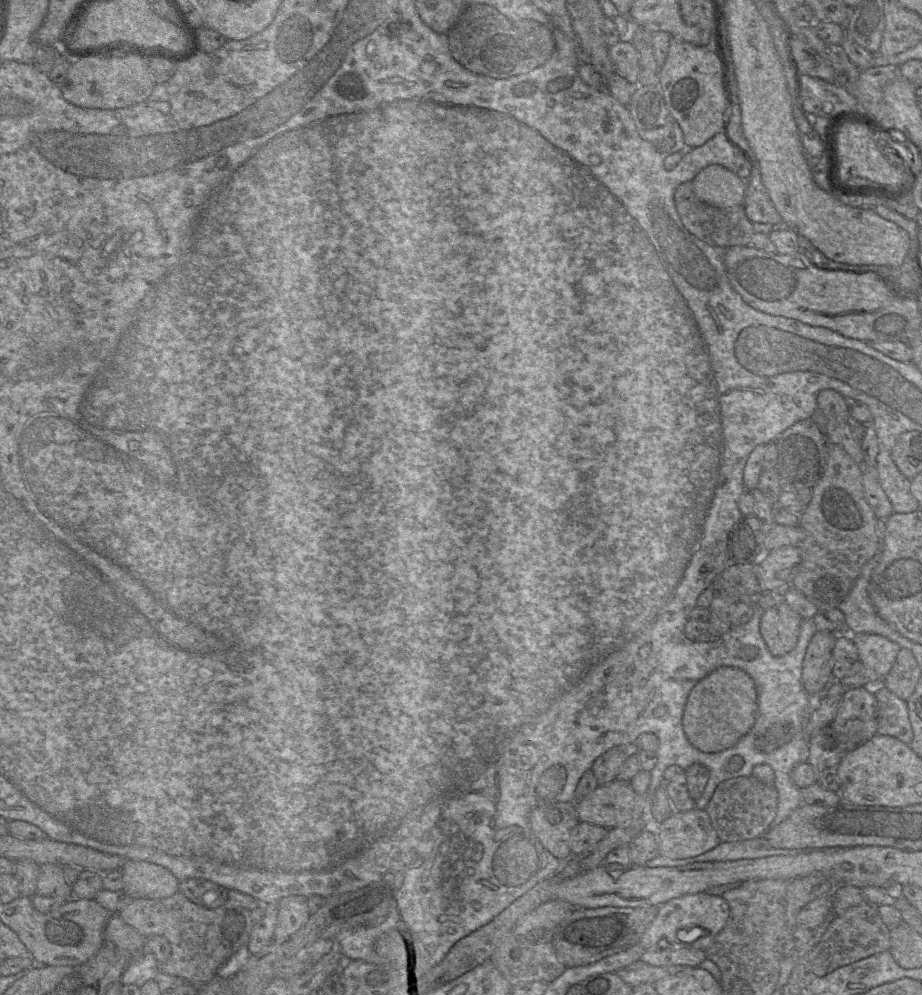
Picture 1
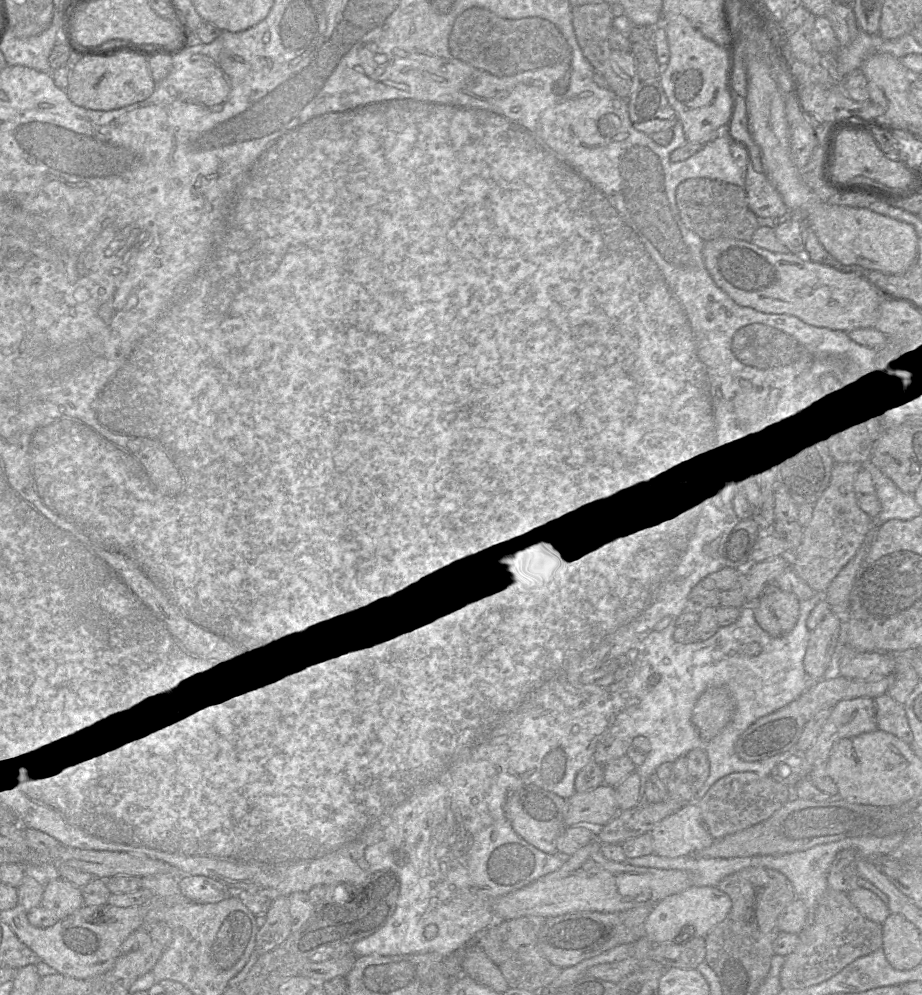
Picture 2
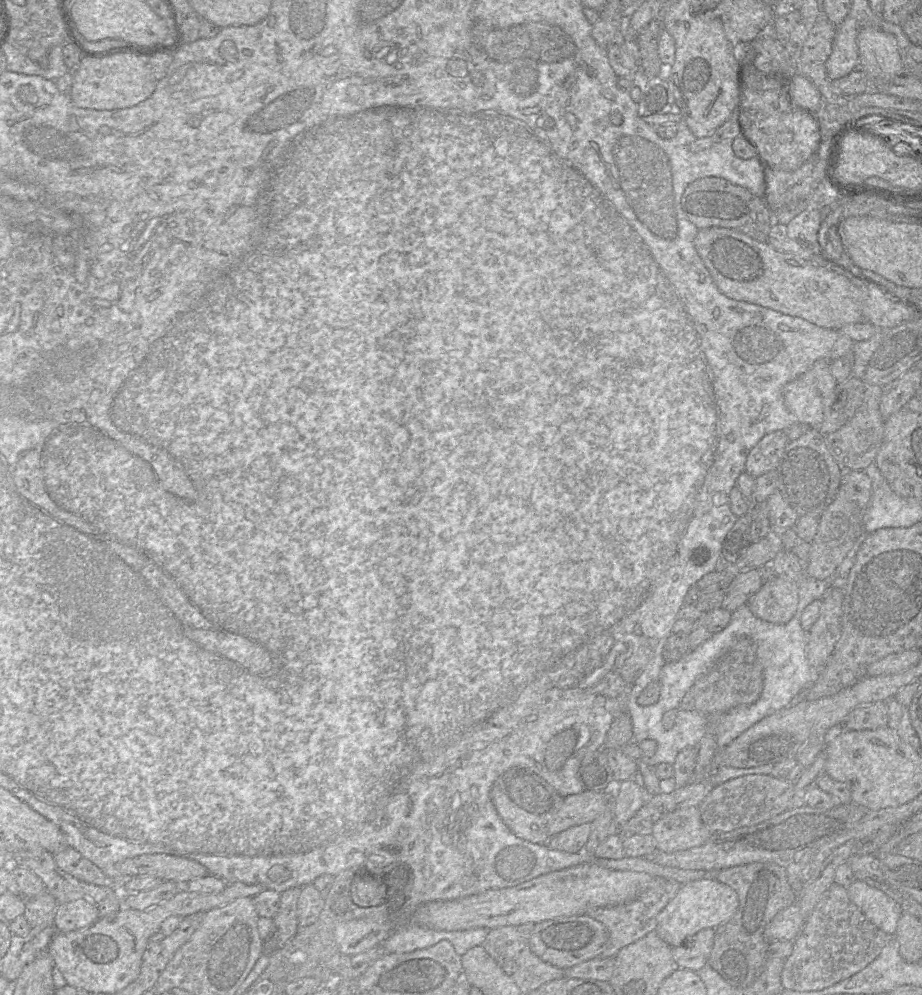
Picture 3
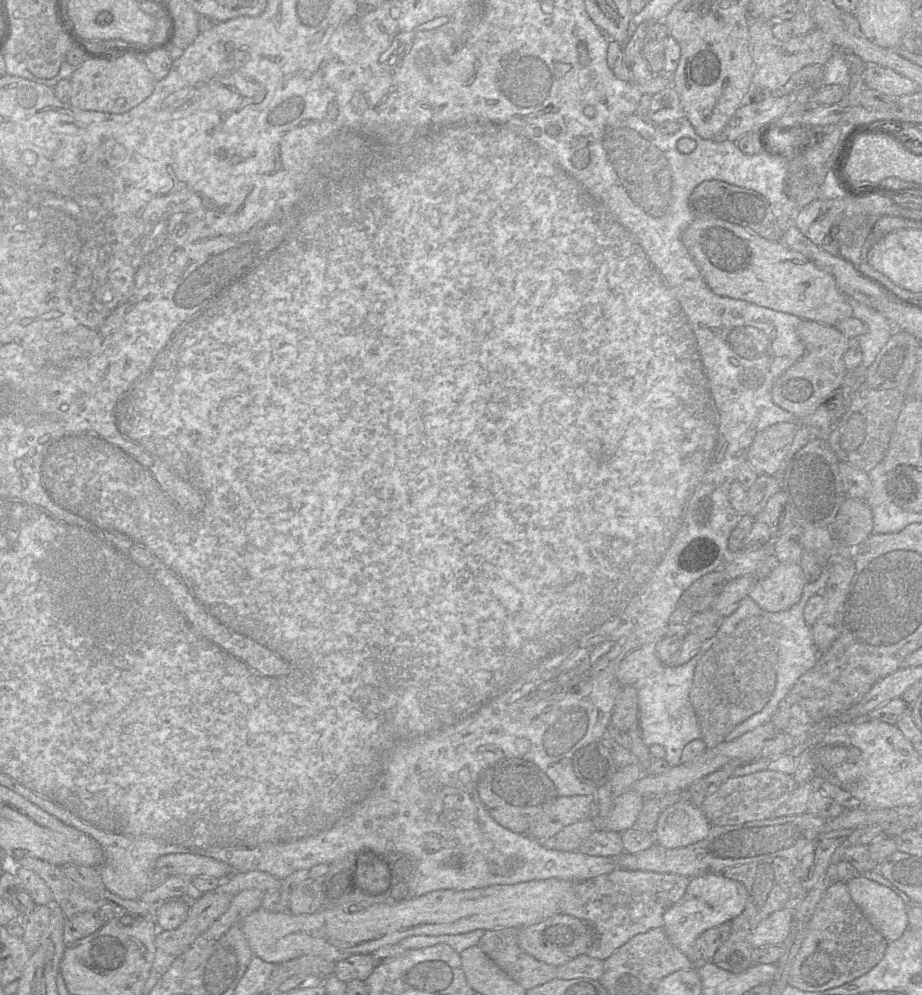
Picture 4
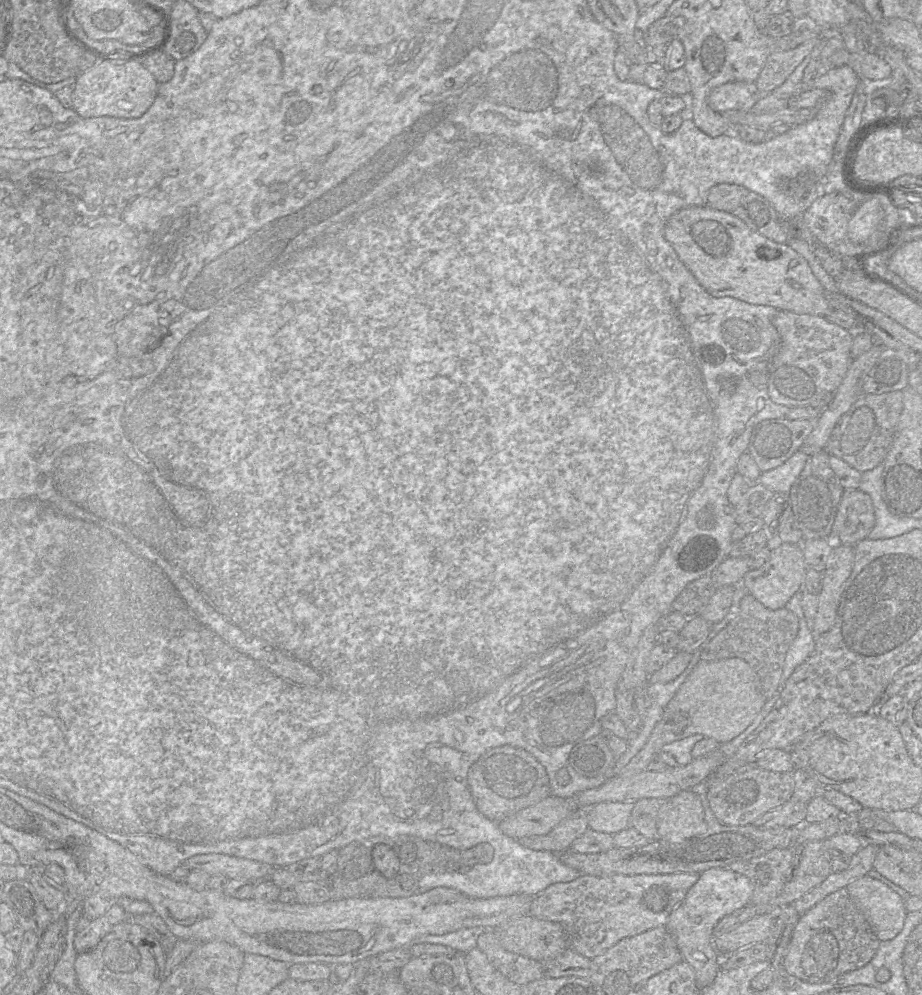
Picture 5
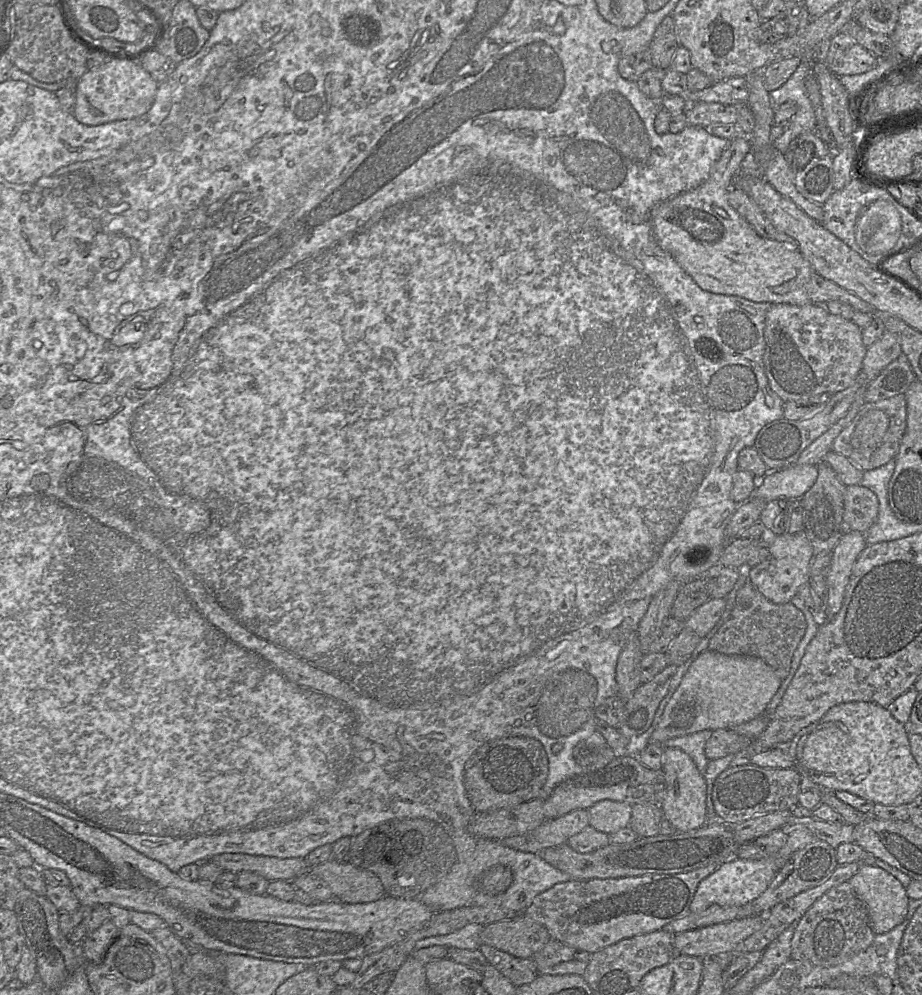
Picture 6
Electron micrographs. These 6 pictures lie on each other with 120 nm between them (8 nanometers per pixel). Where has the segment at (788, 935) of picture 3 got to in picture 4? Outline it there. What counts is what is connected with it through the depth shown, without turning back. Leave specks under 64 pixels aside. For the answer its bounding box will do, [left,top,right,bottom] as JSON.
[750,907,793,945]

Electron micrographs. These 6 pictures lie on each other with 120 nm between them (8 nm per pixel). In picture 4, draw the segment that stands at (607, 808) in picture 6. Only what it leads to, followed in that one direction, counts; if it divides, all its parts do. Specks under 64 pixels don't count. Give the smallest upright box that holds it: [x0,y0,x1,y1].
[597,789,645,833]

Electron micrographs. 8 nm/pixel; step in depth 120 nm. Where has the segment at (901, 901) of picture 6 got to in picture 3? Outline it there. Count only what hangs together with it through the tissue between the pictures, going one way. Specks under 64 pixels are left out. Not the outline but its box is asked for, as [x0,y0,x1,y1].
[847,879,903,937]

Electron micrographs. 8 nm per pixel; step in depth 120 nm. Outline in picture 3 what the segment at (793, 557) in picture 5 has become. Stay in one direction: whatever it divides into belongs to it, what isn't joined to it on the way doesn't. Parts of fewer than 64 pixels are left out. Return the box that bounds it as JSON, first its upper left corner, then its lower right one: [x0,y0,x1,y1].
[747,576,799,623]

